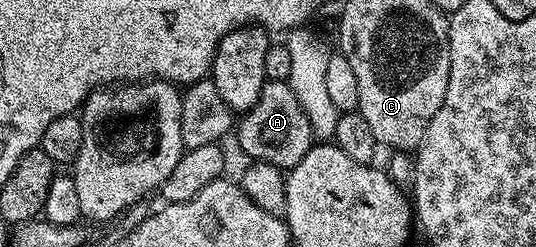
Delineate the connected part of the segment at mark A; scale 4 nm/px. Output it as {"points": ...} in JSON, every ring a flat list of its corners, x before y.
{"points":[[266,81,265,86,259,92,259,100,247,111,240,115,235,126,237,142,247,159,253,162,266,162,277,166,282,172,293,169,303,156,315,145,315,135,307,120,307,114,303,112,303,104,295,100,295,92,286,82]]}

